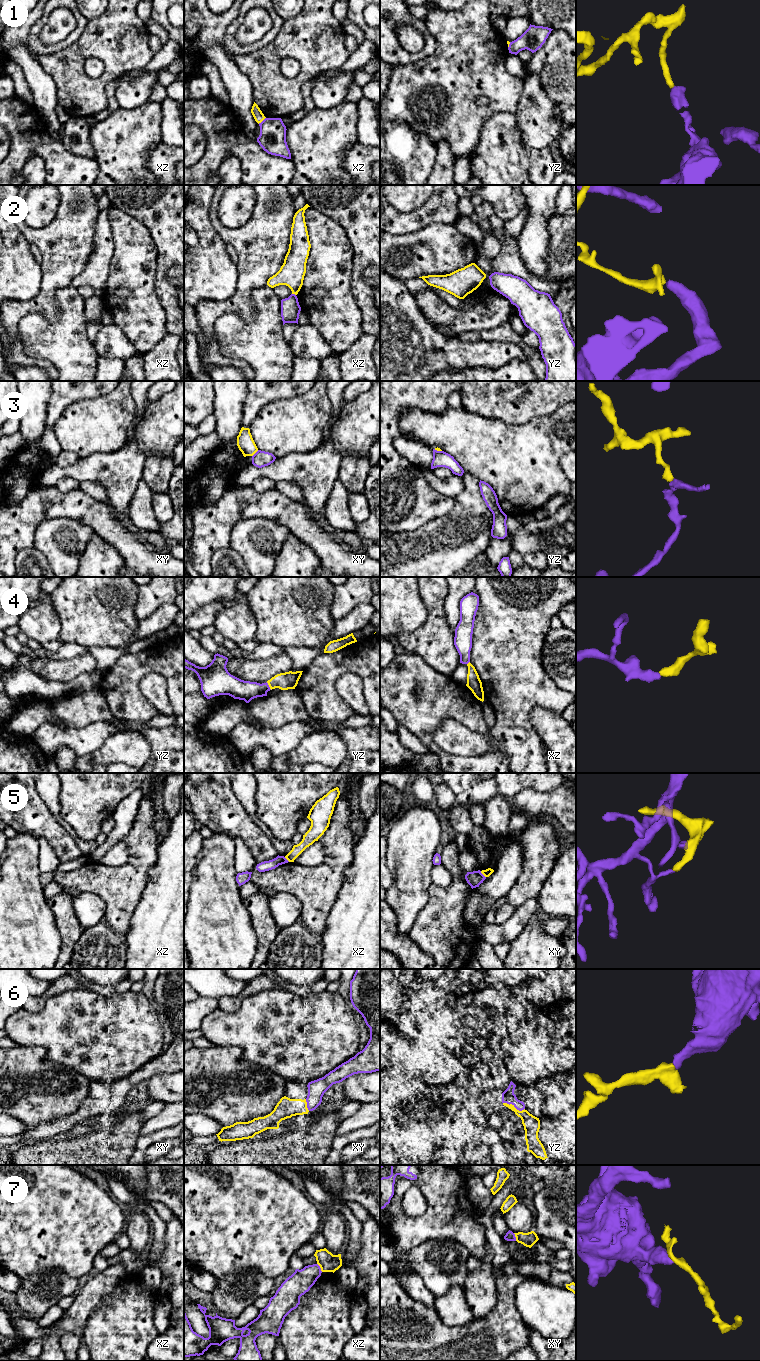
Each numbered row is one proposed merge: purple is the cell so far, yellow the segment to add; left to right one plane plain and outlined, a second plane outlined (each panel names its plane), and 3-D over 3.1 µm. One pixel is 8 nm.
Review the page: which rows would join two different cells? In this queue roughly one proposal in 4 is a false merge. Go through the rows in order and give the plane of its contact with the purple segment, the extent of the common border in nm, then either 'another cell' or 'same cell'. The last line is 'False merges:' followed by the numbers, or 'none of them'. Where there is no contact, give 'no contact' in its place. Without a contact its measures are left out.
1: xz | 80 nm | another cell
2: xz | 40 nm | another cell
3: xy | 80 nm | another cell
4: yz | 80 nm | same cell
5: xy | 70 nm | another cell
6: yz | 190 nm | same cell
7: xz | 80 nm | another cell
False merges: 1, 2, 3, 5, 7

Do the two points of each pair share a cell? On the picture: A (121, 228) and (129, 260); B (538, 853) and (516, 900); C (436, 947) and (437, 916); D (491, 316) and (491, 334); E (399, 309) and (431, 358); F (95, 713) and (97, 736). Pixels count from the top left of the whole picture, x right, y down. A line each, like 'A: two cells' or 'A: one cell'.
A: one cell
B: one cell
C: one cell
D: two cells
E: one cell
F: two cells

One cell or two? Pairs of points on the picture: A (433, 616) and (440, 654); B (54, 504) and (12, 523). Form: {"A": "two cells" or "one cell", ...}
{"A": "one cell", "B": "one cell"}

